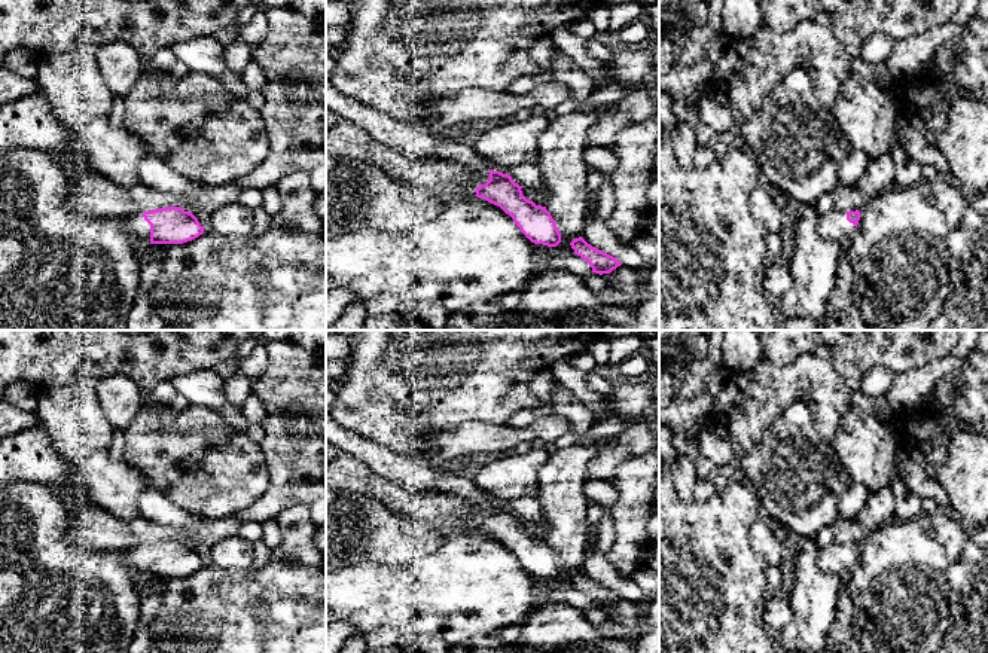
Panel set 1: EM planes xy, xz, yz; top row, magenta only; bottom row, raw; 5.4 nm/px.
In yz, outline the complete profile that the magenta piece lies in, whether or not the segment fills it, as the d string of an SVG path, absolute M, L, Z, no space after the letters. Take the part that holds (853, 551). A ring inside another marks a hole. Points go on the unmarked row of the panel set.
M833 543L829 547L823 547L818 550L817 561L823 570L832 571L844 583L847 583L856 565L859 553L860 553L859 543L856 544Z

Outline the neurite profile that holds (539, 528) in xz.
M540 518L539 521L536 522L531 522L531 521L522 521L522 528L533 534L536 538L542 538L545 540L546 538L546 534L548 531L551 530L551 525L549 522L545 519L545 518Z

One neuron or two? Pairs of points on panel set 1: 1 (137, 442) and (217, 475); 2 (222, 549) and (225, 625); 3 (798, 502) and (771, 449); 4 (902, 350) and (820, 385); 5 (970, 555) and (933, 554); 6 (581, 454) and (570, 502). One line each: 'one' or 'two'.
1: one
2: two
3: one
4: two
5: two
6: one

